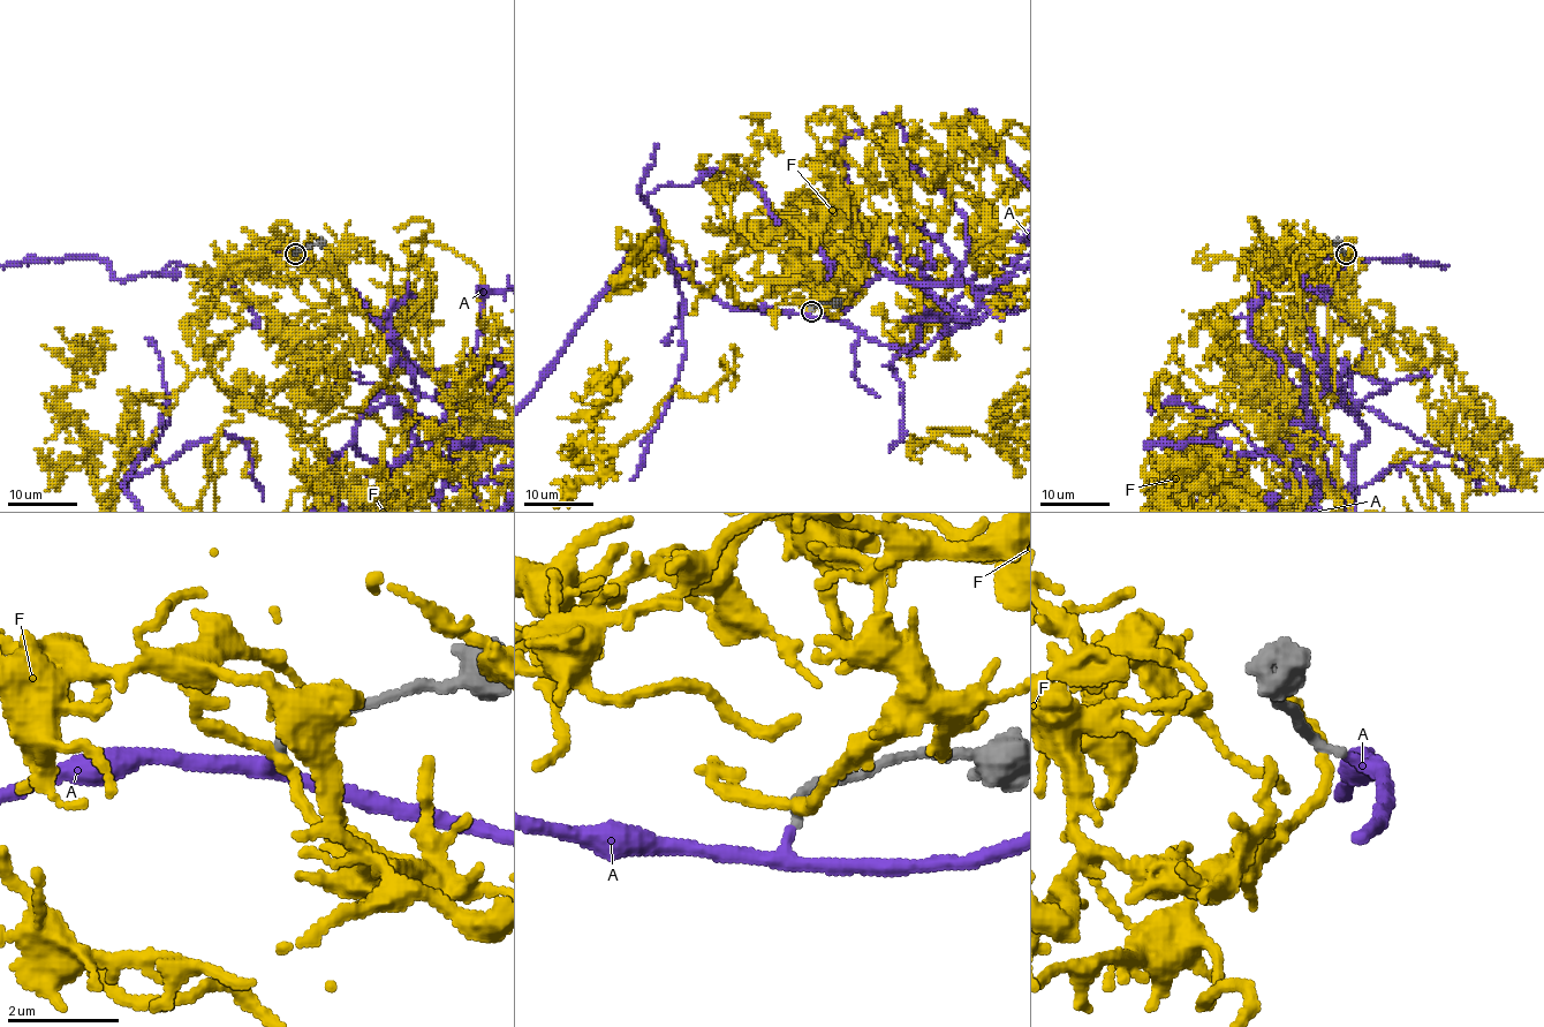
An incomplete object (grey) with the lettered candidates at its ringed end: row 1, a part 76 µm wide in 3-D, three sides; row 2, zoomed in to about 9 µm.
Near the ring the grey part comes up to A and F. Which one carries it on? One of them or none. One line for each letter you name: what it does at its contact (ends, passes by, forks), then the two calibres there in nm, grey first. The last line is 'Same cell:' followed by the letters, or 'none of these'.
A: it passes by; 180 nm thick on the grey side, 220 nm on the other
Same cell: A

